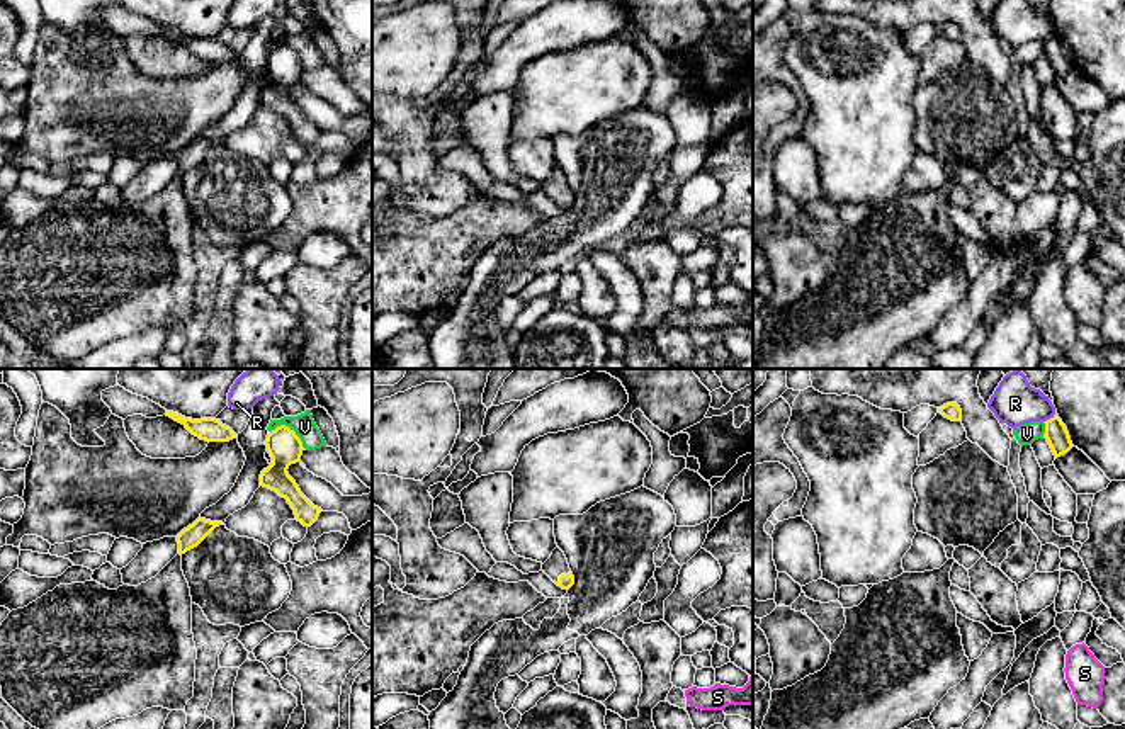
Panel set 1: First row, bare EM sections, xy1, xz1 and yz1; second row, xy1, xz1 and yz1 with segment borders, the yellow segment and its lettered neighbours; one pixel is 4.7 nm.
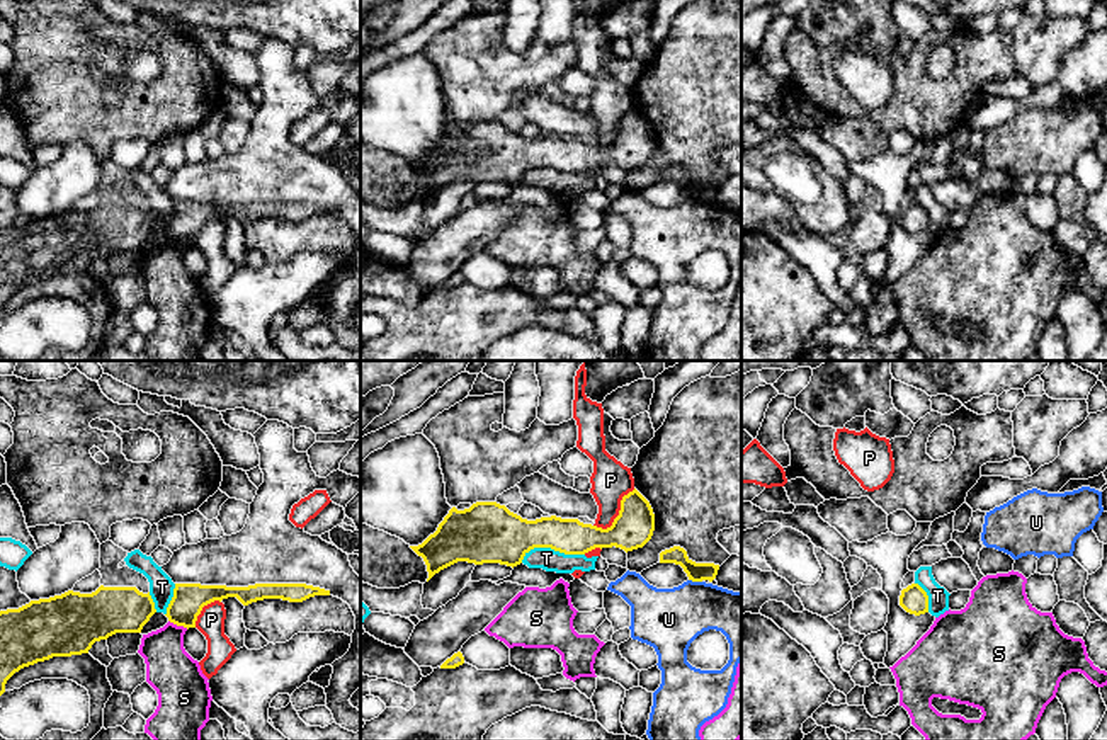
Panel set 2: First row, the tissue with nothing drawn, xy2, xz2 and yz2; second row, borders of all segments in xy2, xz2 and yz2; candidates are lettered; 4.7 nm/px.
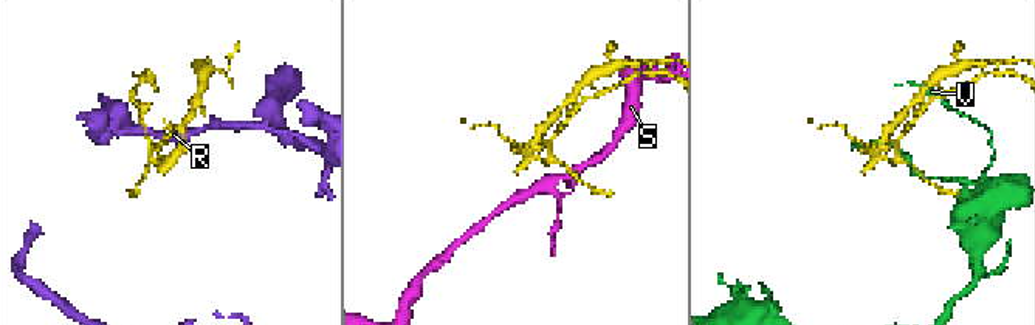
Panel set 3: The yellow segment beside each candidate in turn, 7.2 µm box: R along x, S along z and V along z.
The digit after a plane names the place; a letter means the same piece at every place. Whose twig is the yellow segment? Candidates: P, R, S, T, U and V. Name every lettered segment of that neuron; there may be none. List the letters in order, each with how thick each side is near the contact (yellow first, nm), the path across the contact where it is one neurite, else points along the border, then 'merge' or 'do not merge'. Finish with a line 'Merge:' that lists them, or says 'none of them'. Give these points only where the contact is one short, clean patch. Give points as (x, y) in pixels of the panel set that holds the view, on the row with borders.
P: 190 nm thick on the yellow side, 190 nm on the other; border along xz2 (635, 489), (623, 497), (619, 514), (609, 526), (594, 526); do not merge
R: 110 nm thick on the yellow side, 220 nm on the other; border along yz1 (1054, 417), (1044, 422); do not merge
S: 150 nm thick on the yellow side, 240 nm on the other; border along xy2 (169, 620), (187, 628); do not merge
T: 260 nm thick on the yellow side, 110 nm on the other; do not merge
U: 90 nm thick on the yellow side, 300 nm on the other; do not merge
V: 160 nm thick on the yellow side, 110 nm on the other; do not merge
Merge: none of them

